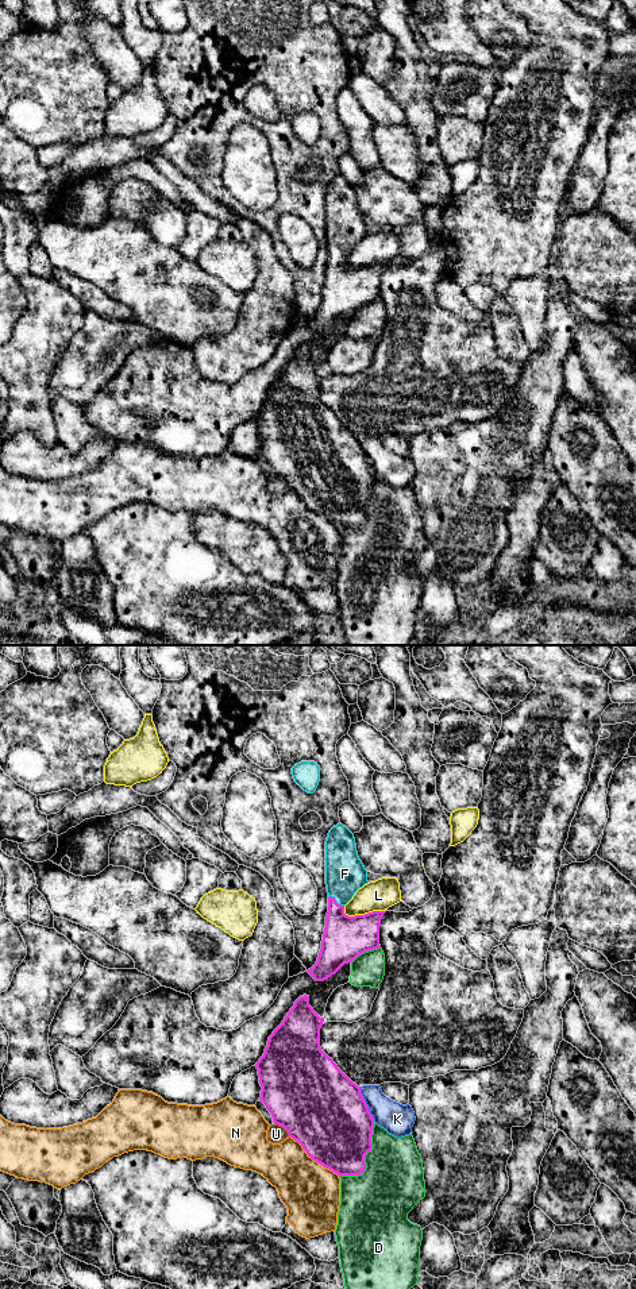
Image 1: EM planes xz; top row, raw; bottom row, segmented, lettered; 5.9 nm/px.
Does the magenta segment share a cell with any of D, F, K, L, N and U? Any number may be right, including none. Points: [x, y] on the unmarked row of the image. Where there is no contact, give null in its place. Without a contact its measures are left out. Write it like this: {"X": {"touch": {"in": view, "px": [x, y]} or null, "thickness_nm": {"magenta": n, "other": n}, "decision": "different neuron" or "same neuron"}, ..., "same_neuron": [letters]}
{"D": {"touch": {"in": "xz", "px": [363, 510]}, "thickness_nm": {"magenta": 440, "other": 380}, "decision": "different neuron"}, "F": {"touch": {"in": "xz", "px": [335, 254]}, "thickness_nm": {"magenta": 260, "other": 240}, "decision": "same neuron"}, "K": {"touch": {"in": "xz", "px": [366, 456]}, "thickness_nm": {"magenta": 480, "other": 190}, "decision": "different neuron"}, "L": {"touch": {"in": "xz", "px": [361, 267]}, "thickness_nm": {"magenta": 260, "other": 180}, "decision": "different neuron"}, "N": {"touch": {"in": "xz", "px": [313, 512]}, "thickness_nm": {"magenta": 460, "other": 340}, "decision": "different neuron"}, "U": {"touch": {"in": "xz", "px": [282, 478]}, "thickness_nm": {"magenta": 480, "other": 110}, "decision": "different neuron"}, "same_neuron": ["F"]}

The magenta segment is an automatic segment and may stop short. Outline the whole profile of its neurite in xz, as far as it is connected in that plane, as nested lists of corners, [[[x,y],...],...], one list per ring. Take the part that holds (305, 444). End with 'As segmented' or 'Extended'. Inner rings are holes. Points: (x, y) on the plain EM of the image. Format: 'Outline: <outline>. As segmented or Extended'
Outline: [[[300,348],[282,375],[269,389],[263,408],[255,416],[262,439],[259,452],[317,516],[339,529],[359,528],[366,521],[365,508],[371,503],[374,470],[352,435],[320,400],[320,370],[309,358],[309,348]]]. As segmented

